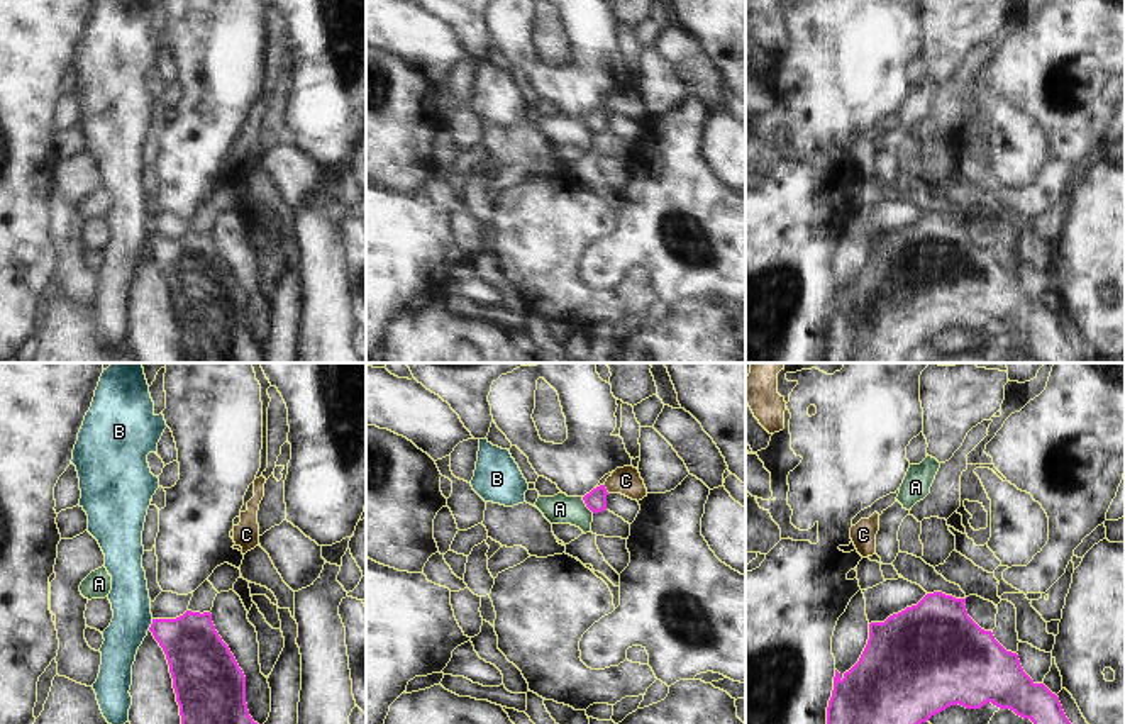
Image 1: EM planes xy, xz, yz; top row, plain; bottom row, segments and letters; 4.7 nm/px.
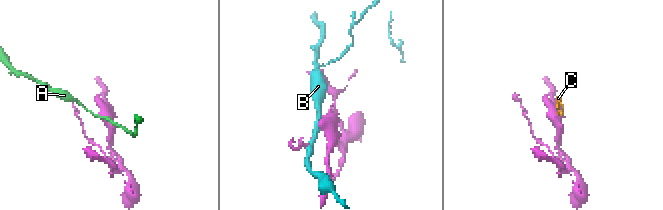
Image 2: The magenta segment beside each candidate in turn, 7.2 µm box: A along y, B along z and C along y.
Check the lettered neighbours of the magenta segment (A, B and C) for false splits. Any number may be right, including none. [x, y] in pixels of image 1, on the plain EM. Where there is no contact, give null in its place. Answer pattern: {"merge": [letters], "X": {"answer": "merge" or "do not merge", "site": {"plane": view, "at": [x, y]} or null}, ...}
{"merge": ["C"], "A": {"answer": "do not merge", "site": {"plane": "xz", "at": [587, 126]}}, "B": {"answer": "do not merge", "site": {"plane": "xy", "at": [151, 245]}}, "C": {"answer": "merge", "site": {"plane": "xz", "at": [605, 109]}}}

